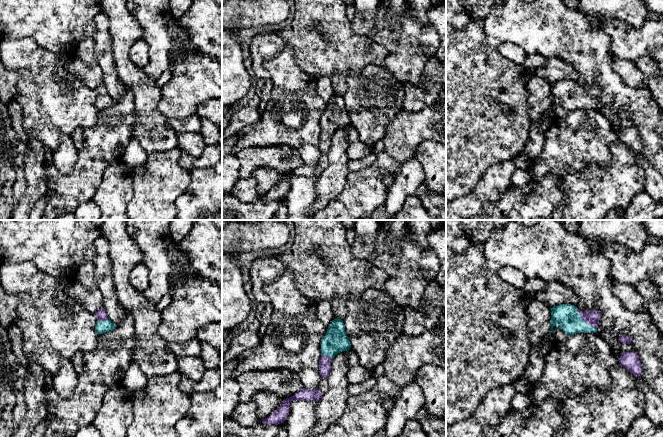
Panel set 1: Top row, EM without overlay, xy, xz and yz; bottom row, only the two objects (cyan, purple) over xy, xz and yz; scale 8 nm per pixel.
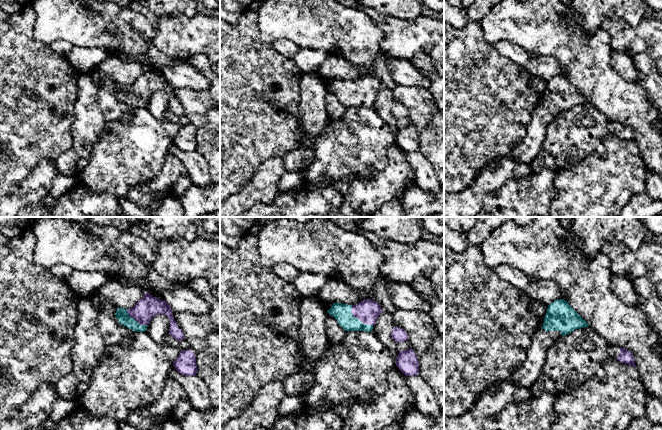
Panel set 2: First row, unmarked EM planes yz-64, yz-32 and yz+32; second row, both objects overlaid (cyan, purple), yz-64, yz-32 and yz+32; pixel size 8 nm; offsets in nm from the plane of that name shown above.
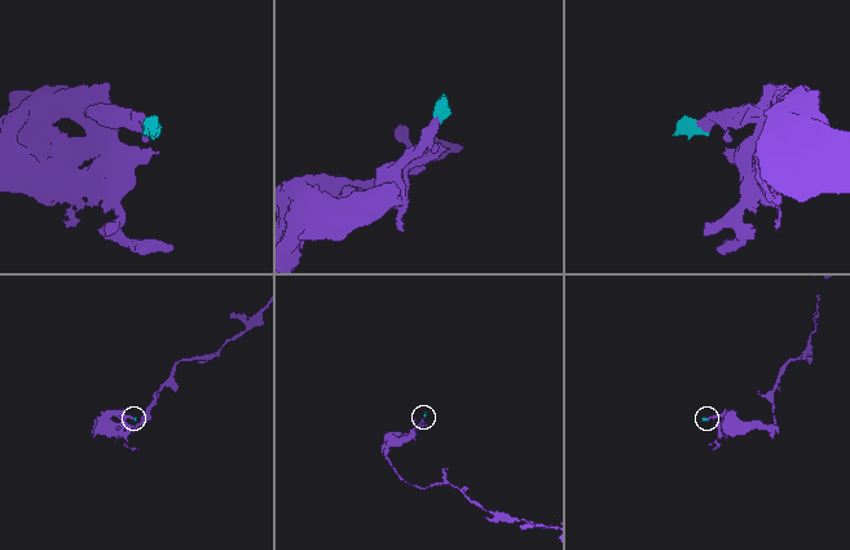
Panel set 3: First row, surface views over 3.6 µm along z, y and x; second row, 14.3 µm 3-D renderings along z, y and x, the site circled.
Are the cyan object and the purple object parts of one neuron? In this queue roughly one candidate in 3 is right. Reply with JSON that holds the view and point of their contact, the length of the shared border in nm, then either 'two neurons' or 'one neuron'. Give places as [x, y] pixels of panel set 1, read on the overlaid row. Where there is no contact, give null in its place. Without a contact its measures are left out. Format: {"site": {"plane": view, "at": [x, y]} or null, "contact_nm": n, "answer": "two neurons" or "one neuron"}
{"site": {"plane": "yz", "at": [584, 321]}, "contact_nm": 220, "answer": "one neuron"}

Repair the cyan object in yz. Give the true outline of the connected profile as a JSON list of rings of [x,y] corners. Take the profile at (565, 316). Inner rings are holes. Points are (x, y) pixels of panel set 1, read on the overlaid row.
[[[559,304],[550,308],[551,331],[558,326],[569,336],[577,333],[597,333],[601,313],[598,310],[587,312],[579,310],[571,304]]]

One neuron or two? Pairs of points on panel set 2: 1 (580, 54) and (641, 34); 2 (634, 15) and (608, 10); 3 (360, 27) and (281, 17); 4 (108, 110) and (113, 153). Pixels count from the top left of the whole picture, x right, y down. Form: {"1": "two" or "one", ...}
{"1": "two", "2": "one", "3": "one", "4": "two"}

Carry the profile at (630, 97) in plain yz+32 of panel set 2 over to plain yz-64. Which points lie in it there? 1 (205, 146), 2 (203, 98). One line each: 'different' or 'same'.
1: same
2: same

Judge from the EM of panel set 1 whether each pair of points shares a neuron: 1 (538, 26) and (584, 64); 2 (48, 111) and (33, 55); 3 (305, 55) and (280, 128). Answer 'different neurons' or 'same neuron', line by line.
1: same neuron
2: same neuron
3: different neurons

